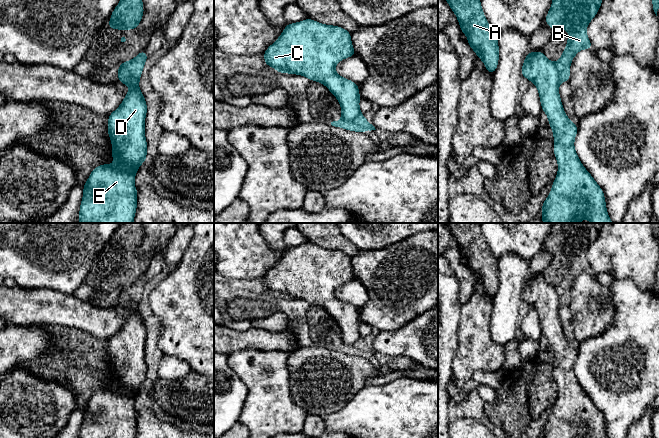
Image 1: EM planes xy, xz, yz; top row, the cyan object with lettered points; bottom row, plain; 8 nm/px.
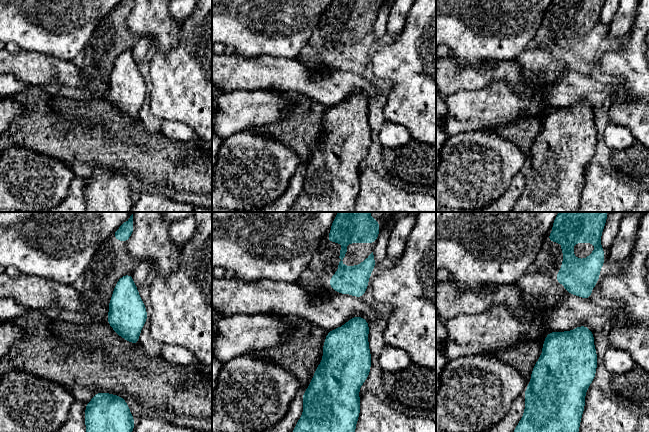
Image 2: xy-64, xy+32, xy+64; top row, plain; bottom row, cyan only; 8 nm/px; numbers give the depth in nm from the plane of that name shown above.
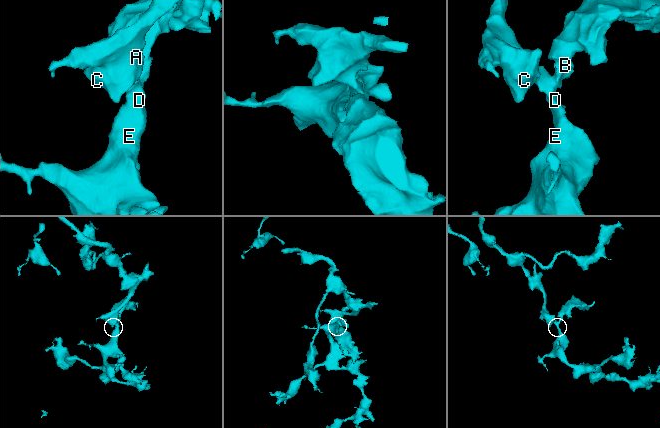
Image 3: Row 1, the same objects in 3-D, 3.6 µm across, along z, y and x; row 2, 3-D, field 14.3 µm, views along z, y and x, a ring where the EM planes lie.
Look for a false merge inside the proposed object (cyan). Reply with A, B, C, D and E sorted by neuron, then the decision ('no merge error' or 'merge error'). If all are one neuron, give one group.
A C D E / B; merge error

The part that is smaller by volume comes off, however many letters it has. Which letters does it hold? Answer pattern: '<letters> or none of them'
B

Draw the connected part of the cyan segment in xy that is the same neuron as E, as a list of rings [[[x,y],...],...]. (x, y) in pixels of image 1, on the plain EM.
[[[123,292],[119,305],[130,311],[120,330],[108,340],[108,360],[116,388],[95,391],[85,409],[79,438],[135,438],[136,395],[147,382],[147,327],[130,297]]]

